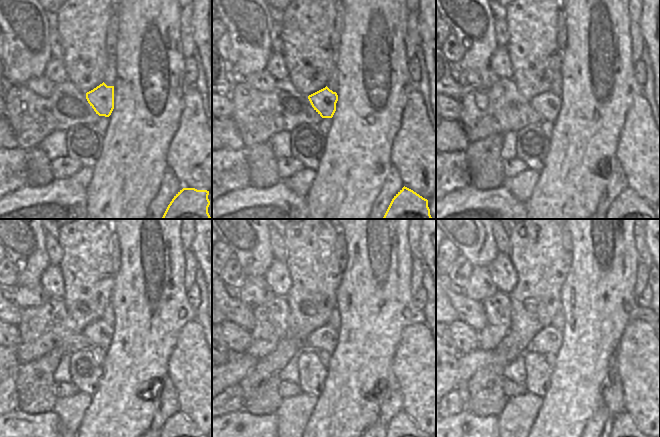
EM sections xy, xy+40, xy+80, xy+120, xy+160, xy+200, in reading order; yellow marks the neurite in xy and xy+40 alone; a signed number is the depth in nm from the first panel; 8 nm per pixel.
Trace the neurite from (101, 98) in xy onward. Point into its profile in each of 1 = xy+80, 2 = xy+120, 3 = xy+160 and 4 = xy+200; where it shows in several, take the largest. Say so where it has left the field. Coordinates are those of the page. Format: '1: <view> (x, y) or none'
1: xy+80 (548, 104)
2: xy+120 (98, 333)
3: xy+160 (325, 338)
4: xy+200 (549, 339)

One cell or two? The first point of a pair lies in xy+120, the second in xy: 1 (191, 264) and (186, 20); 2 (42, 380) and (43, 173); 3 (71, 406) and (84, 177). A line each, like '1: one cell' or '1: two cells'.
1: one cell
2: one cell
3: one cell

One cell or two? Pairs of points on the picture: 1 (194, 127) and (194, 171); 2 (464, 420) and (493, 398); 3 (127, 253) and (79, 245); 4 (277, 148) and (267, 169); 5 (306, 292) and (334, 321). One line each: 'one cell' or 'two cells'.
1: one cell
2: two cells
3: two cells
4: two cells
5: two cells

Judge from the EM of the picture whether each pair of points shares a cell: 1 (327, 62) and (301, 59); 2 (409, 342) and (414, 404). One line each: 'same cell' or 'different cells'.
1: same cell
2: same cell

